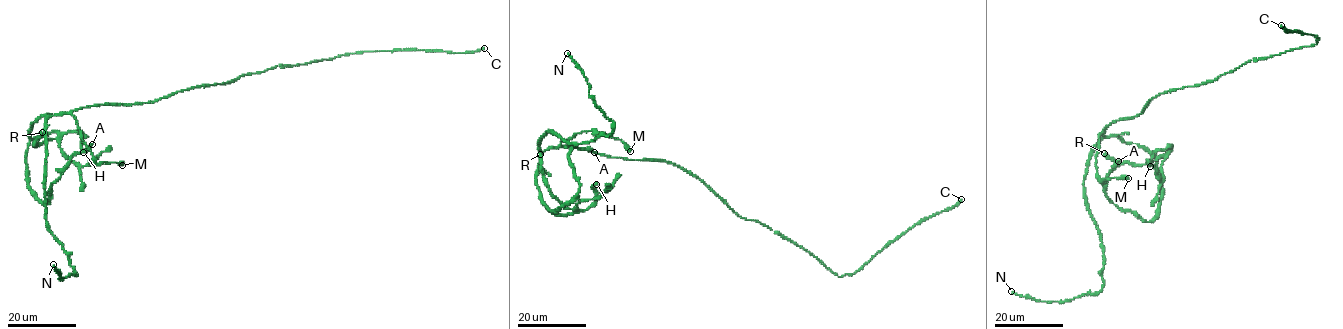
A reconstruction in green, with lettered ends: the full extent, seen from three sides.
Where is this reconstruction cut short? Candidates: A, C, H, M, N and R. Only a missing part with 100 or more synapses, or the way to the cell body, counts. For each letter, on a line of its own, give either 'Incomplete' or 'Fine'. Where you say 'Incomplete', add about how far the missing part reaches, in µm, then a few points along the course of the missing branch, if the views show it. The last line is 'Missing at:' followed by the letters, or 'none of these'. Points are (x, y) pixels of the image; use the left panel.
A: Fine
C: Incomplete. Missing length about 140 µm
H: Fine
M: Fine
N: Fine
R: Fine
Missing at: C

